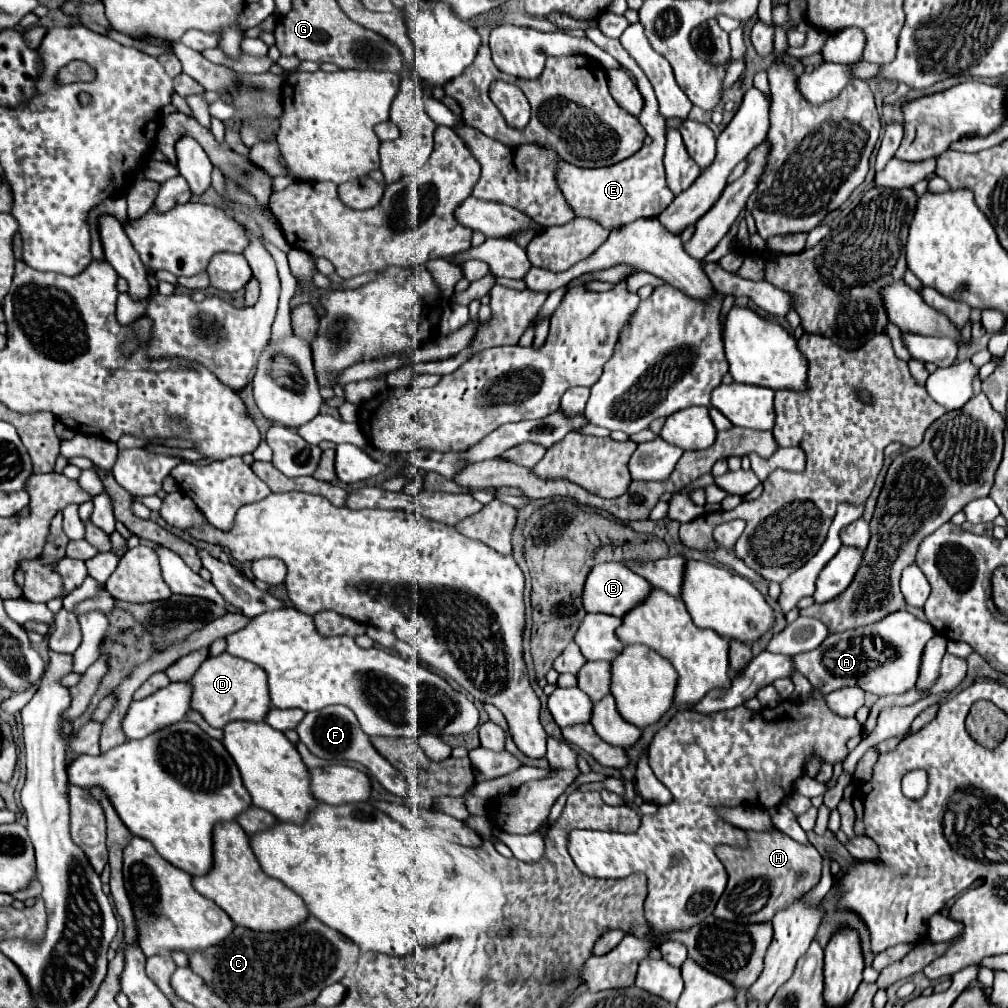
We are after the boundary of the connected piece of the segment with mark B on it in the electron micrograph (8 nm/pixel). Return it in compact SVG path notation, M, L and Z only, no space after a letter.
M602 563L592 569L588 581L584 585L584 607L588 613L606 613L614 617L624 617L636 605L640 605L652 593L652 585L640 577L638 573L630 571L626 565L616 563Z

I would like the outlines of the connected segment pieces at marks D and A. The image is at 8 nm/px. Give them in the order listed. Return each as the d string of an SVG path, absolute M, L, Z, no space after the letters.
M228 653L206 659L190 681L194 685L192 709L200 711L202 717L216 729L224 729L232 721L264 721L270 711L272 701L268 677L264 669L244 659L232 657Z
M900 609L868 627L860 627L844 633L832 633L814 651L794 655L794 661L796 661L796 669L822 695L828 695L830 691L850 685L856 685L874 695L902 695L916 685L924 645L928 643L930 637L932 637L930 623L924 623L914 615L910 615L908 611Z

